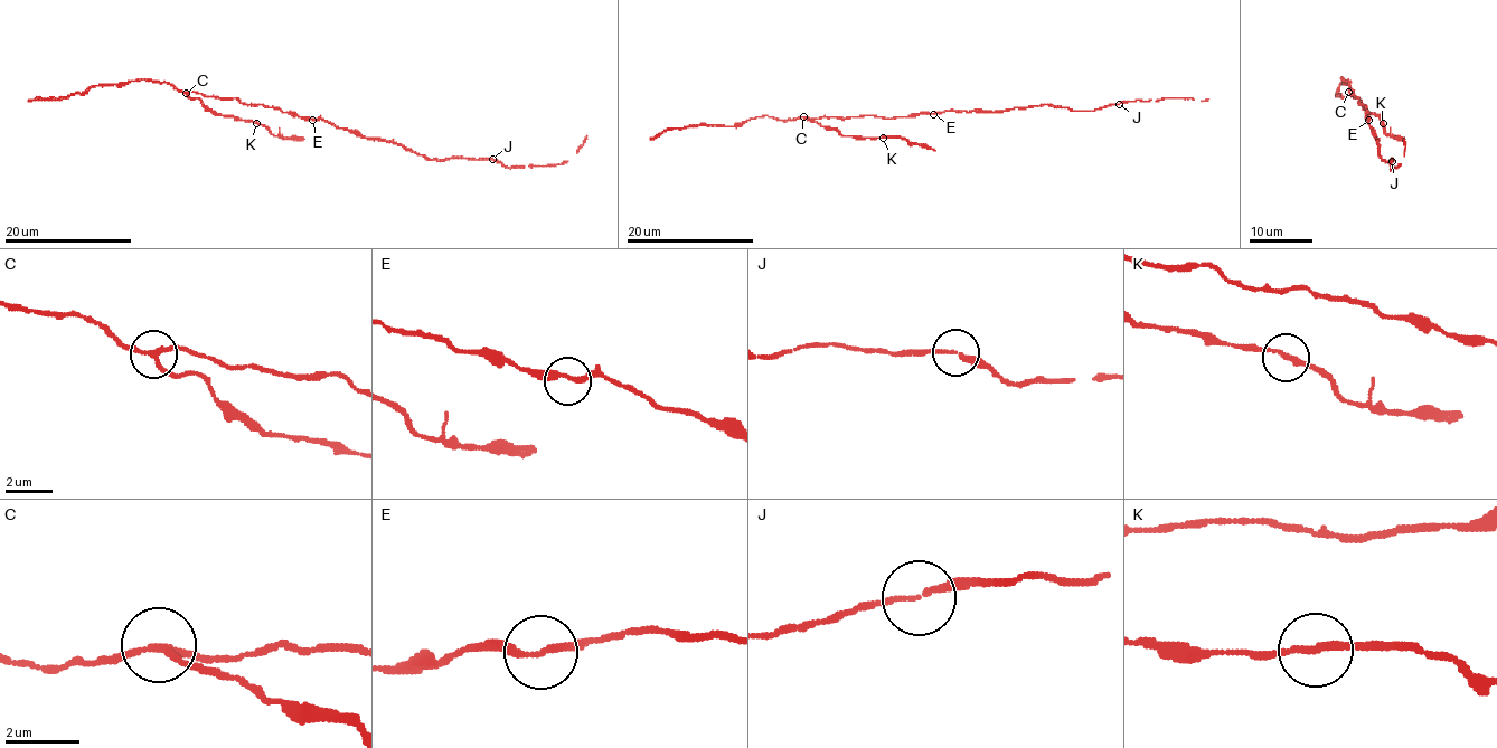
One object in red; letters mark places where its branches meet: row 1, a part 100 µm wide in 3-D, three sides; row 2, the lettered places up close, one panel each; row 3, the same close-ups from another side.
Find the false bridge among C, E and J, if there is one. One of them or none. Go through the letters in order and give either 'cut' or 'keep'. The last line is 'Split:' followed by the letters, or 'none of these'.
C: cut
E: keep
J: keep
Split: C

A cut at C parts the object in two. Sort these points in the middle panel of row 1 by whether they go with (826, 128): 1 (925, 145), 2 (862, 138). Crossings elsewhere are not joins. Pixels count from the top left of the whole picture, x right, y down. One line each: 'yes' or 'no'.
1: yes
2: yes

